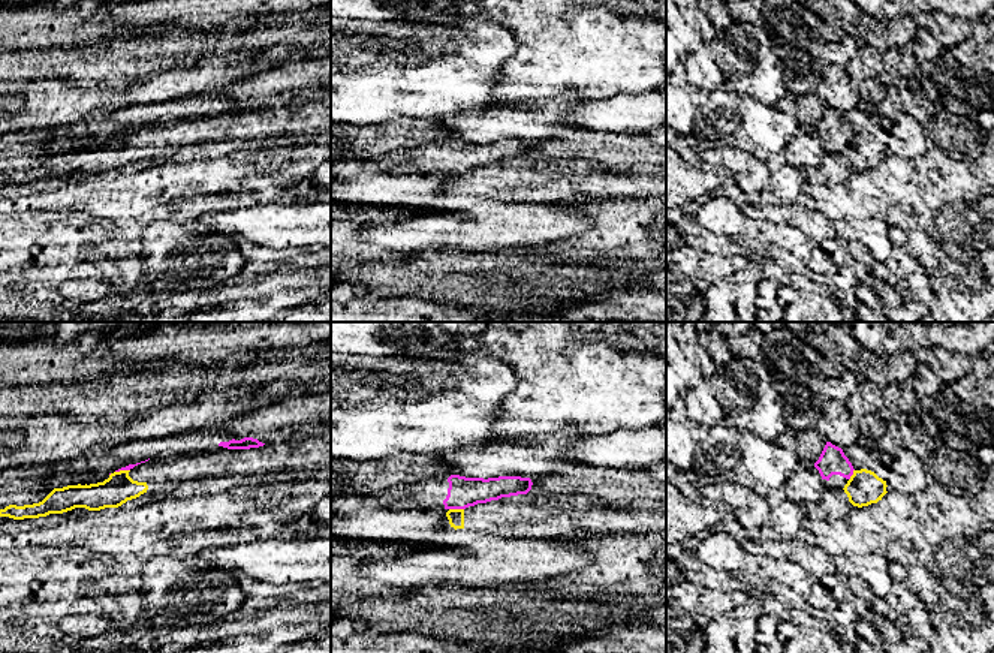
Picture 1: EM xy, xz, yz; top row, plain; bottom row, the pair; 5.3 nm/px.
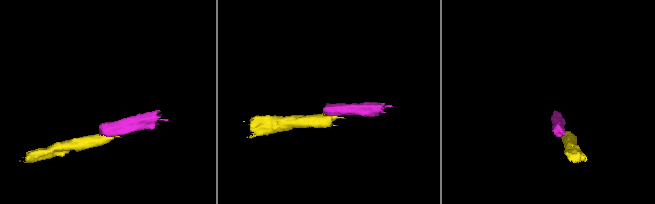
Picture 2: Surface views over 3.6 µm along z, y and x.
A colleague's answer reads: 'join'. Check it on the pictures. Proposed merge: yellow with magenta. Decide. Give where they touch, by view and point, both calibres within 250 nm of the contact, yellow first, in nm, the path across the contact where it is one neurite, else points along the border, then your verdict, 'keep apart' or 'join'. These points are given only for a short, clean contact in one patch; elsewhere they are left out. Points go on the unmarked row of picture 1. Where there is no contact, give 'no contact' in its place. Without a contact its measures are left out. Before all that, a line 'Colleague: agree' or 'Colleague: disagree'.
Colleague: disagree
xz (457, 174) | 90/160 nm | along xz (449, 172), (463, 174) | keep apart

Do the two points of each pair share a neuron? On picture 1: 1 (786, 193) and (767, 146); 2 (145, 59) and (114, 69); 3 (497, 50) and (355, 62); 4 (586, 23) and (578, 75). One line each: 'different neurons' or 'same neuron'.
1: different neurons
2: same neuron
3: same neuron
4: same neuron

